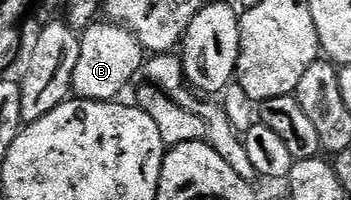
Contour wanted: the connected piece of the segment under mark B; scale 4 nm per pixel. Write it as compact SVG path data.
M96 22L82 29L79 37L81 54L73 69L72 93L80 100L114 101L118 92L127 88L127 83L143 71L145 53L138 38L129 29L110 22Z

